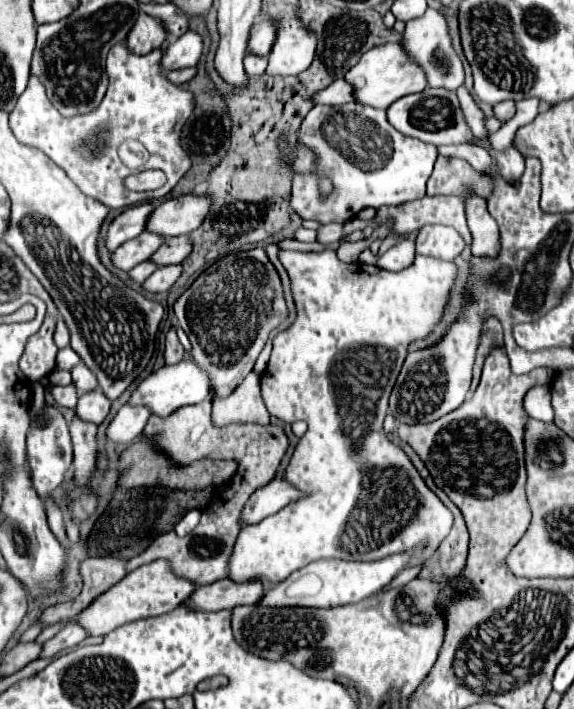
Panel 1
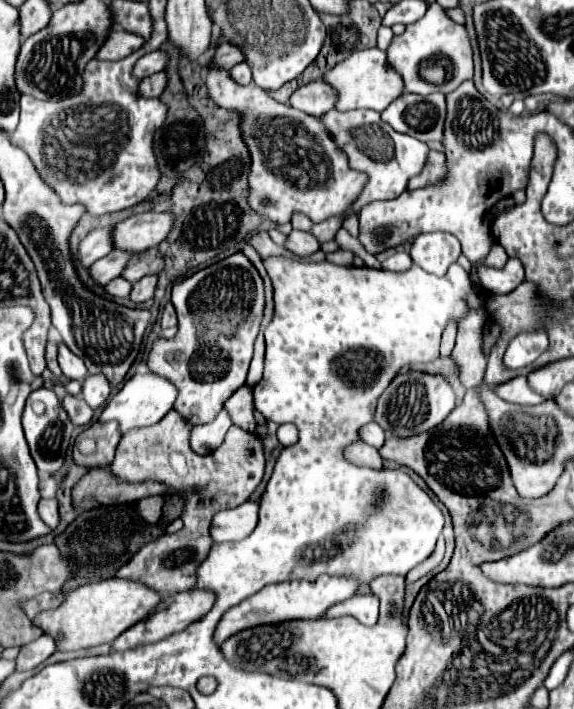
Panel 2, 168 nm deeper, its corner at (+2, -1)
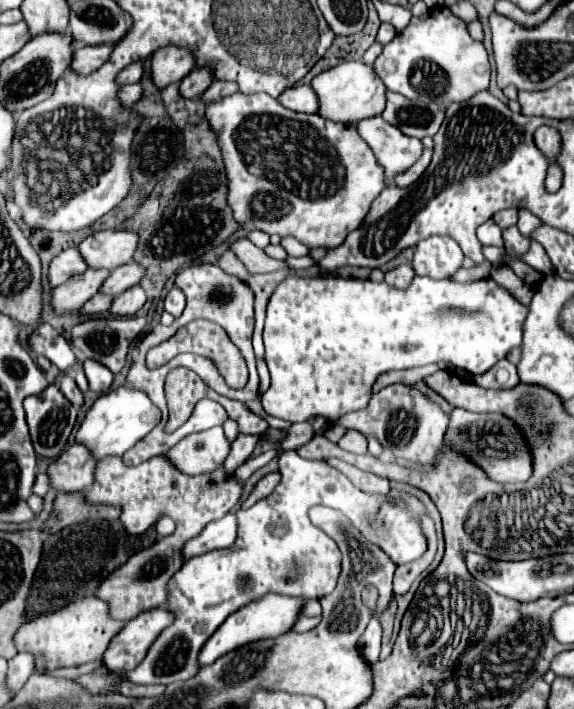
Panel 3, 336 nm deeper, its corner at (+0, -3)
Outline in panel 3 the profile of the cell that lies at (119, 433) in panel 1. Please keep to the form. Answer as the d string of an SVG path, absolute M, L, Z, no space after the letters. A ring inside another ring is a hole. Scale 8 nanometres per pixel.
M70 445L46 469L50 489L60 493L82 493L94 481L96 461L82 445Z

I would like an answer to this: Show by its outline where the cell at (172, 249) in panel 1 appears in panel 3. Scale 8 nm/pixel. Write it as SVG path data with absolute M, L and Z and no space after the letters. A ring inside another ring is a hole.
M126 263L114 271L110 271L110 277L102 283L100 293L104 295L120 295L122 291L138 285L138 281L144 277L144 269L136 263Z

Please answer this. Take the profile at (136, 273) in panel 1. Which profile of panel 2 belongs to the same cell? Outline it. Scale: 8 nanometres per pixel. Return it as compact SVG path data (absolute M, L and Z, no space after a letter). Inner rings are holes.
M118 277L106 285L106 291L110 297L128 297L132 291L132 283L128 283L128 279L124 277Z

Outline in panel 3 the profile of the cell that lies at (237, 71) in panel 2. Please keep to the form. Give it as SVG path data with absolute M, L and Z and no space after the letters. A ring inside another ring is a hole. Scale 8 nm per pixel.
M214 81L206 93L202 93L202 103L208 105L208 101L218 101L218 97L228 97L230 93L236 93L238 85L236 83L228 83L228 81Z

